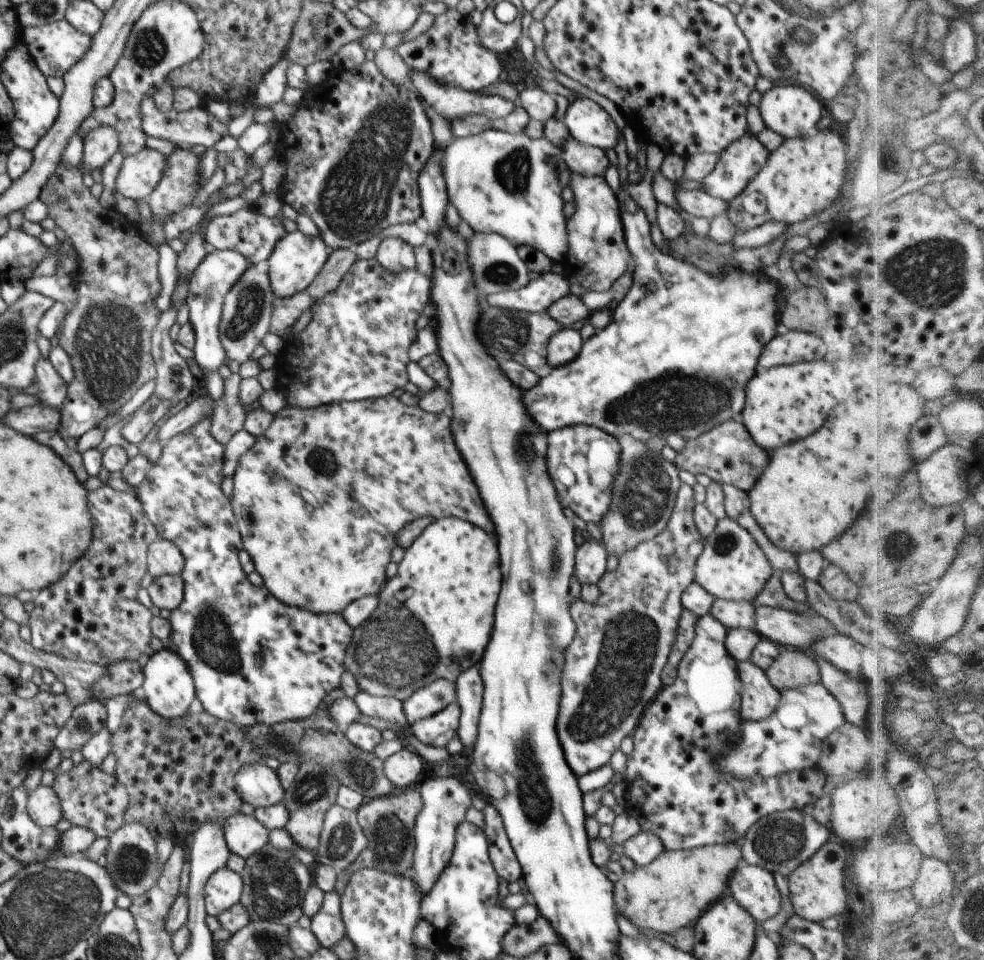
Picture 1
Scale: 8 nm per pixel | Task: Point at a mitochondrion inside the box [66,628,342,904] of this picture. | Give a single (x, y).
(131, 864)

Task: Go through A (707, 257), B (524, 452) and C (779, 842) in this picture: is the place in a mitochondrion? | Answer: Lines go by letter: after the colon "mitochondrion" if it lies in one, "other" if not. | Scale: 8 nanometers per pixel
A: mitochondrion
B: mitochondrion
C: mitochondrion

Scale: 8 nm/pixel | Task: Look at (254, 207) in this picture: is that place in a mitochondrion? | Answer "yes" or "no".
no

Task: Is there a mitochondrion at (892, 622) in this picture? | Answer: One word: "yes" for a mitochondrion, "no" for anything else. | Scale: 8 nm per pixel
no

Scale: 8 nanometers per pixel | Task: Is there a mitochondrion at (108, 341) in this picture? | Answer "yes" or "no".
yes

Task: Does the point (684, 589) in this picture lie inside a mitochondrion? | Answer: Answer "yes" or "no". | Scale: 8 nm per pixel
no

